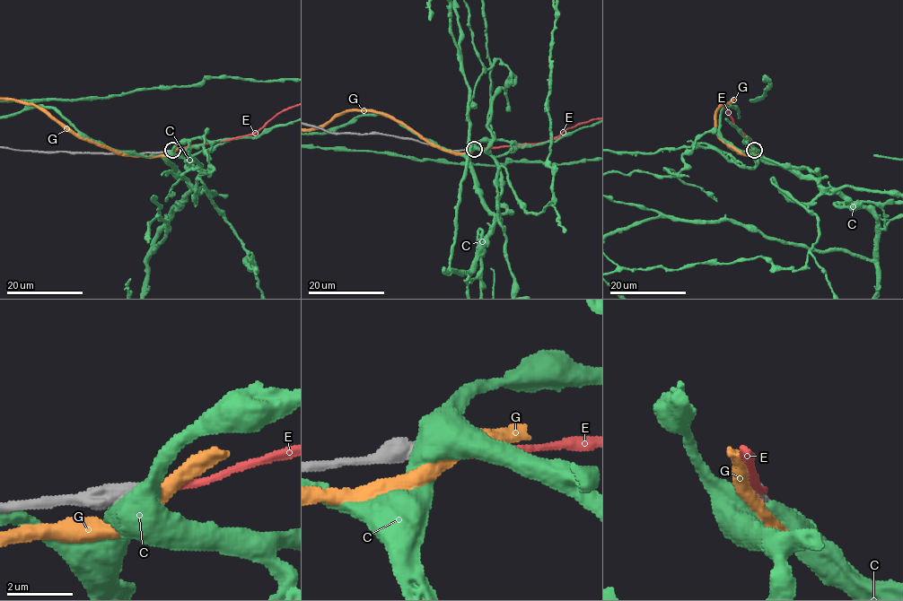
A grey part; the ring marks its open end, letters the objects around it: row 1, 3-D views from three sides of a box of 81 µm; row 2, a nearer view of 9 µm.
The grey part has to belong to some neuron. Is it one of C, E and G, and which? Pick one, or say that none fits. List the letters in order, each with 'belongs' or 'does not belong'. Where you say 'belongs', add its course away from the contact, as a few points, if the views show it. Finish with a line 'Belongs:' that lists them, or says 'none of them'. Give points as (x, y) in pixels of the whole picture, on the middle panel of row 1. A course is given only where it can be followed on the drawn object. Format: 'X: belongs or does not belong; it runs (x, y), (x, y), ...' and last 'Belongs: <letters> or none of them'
C: does not belong
E: does not belong
G: does not belong
Belongs: none of them

